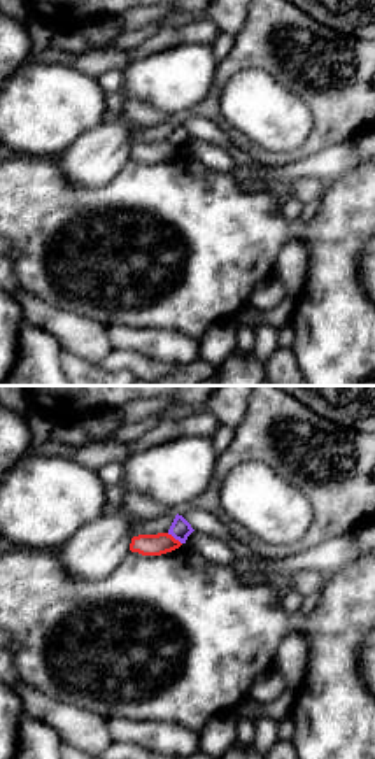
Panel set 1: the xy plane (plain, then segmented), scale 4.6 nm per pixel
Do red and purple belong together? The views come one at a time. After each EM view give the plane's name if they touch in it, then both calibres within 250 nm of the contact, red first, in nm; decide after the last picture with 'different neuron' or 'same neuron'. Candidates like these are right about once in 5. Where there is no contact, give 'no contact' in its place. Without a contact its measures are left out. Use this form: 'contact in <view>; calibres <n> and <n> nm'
contact in xy; calibres 100 and 90 nm

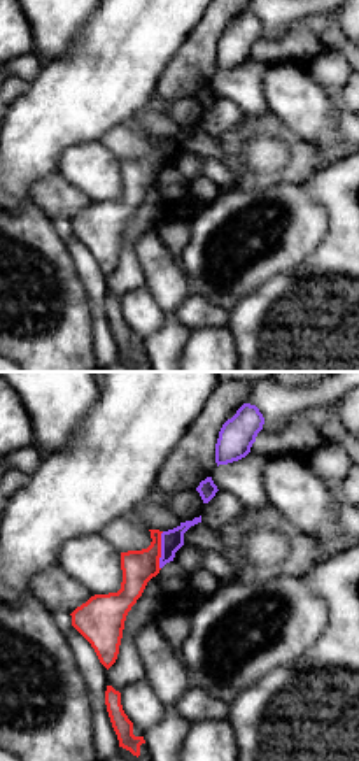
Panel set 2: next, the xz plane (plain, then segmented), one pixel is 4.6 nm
contact in xz; calibres 160 and 100 nm

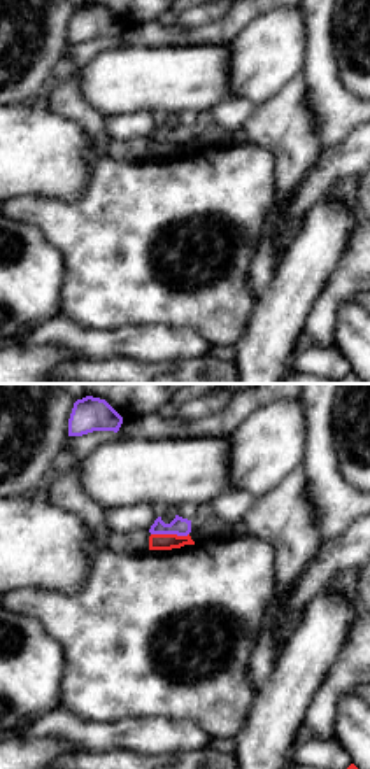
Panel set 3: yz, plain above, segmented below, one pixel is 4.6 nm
contact in yz; calibres 80 and 90 nm

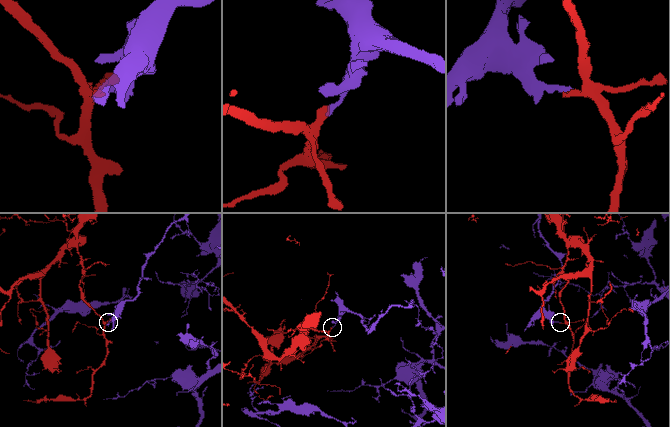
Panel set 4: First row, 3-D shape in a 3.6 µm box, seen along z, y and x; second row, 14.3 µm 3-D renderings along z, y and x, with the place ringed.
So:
different neuron

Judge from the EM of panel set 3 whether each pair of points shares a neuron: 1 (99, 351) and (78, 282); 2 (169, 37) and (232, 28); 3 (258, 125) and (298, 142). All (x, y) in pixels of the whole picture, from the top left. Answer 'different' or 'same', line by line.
1: different
2: same
3: same

